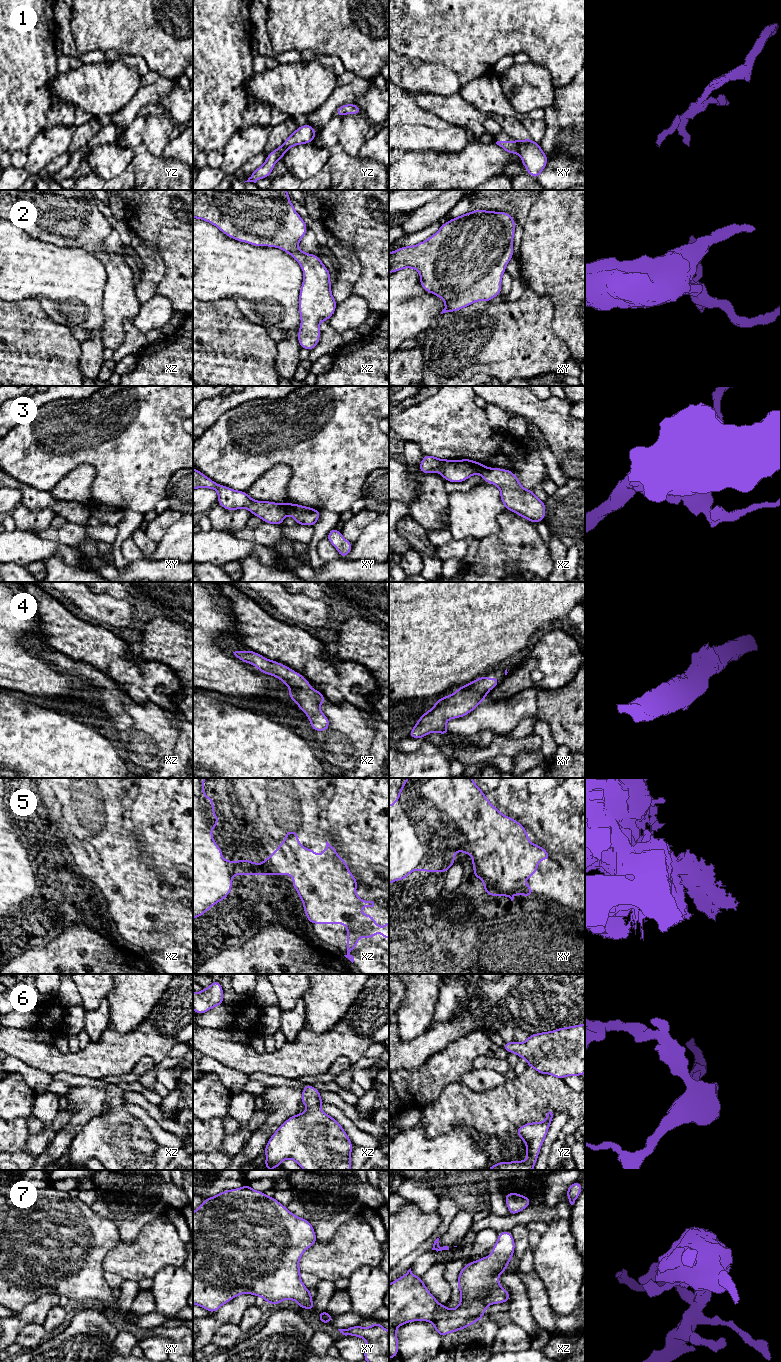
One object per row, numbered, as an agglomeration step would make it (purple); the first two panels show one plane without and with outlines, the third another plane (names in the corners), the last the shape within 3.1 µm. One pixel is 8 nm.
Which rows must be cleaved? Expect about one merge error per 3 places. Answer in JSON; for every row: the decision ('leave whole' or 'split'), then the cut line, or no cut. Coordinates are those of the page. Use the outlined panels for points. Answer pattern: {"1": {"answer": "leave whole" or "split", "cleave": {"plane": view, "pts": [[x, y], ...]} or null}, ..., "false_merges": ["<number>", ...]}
{"1": {"answer": "split", "cleave": {"plane": "xy", "pts": [[516, 141], [519, 152]]}}, "2": {"answer": "leave whole", "cleave": null}, "3": {"answer": "split", "cleave": {"plane": "xy", "pts": [[285, 504], [288, 514]]}}, "4": {"answer": "leave whole", "cleave": null}, "5": {"answer": "split", "cleave": {"plane": "xy", "pts": [[510, 818], [494, 823], [493, 853], [475, 867]]}}, "6": {"answer": "leave whole", "cleave": null}, "7": {"answer": "leave whole", "cleave": null}, "false_merges": ["1", "3", "5"]}

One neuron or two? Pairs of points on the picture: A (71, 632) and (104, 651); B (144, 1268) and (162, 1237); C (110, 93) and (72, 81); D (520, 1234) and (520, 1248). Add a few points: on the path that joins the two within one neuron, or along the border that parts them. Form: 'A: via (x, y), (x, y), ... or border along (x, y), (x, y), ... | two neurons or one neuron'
A: via (79, 640), (96, 645) | one neuron
B: via (144, 1260), (158, 1245) | one neuron
C: via (101, 89), (92, 88), (86, 83), (81, 83) | one neuron
D: via (520, 1237), (520, 1245) | one neuron

